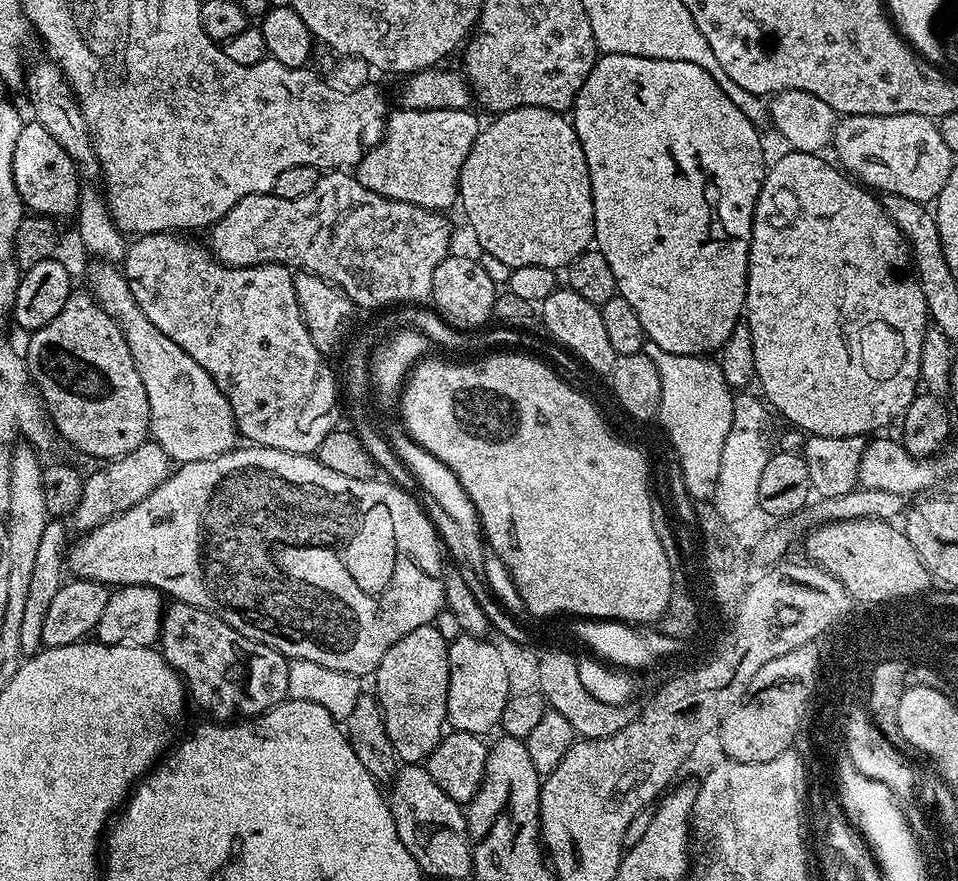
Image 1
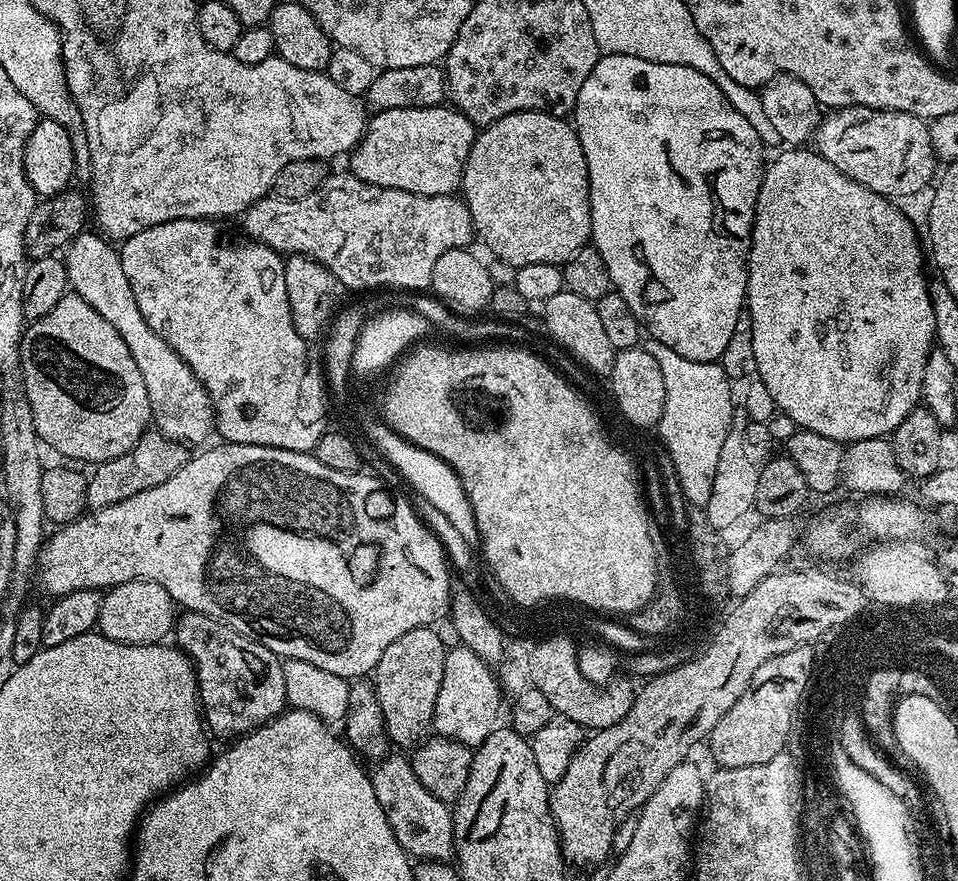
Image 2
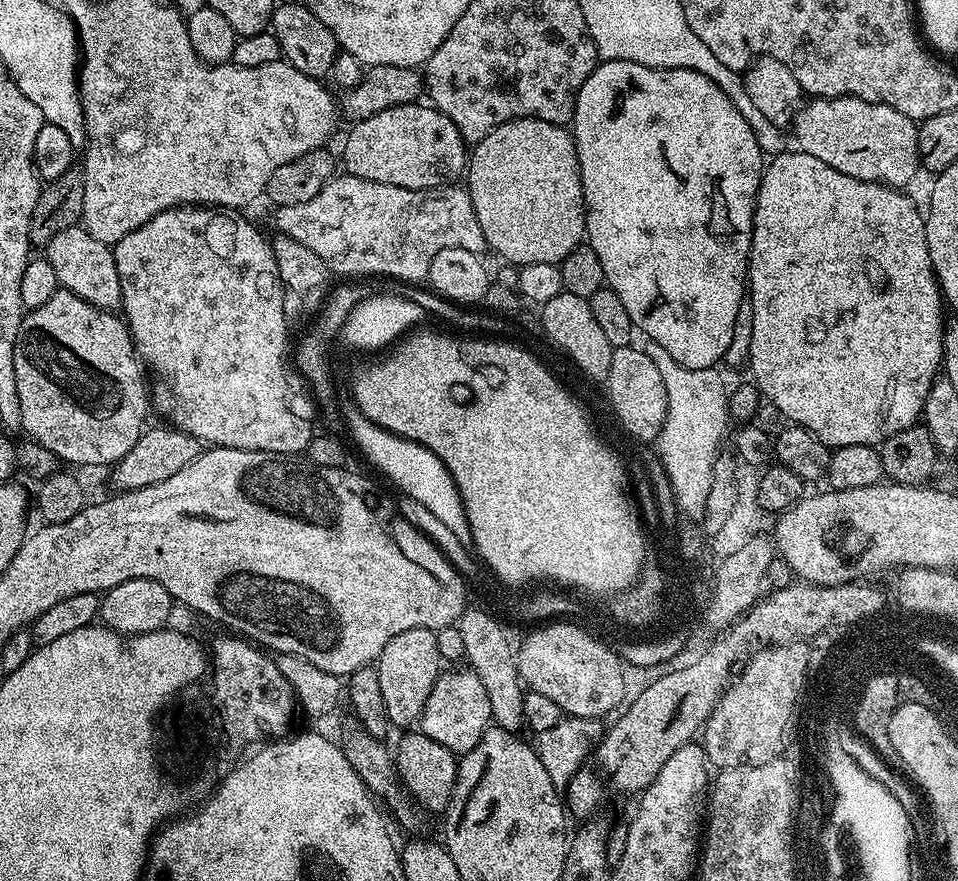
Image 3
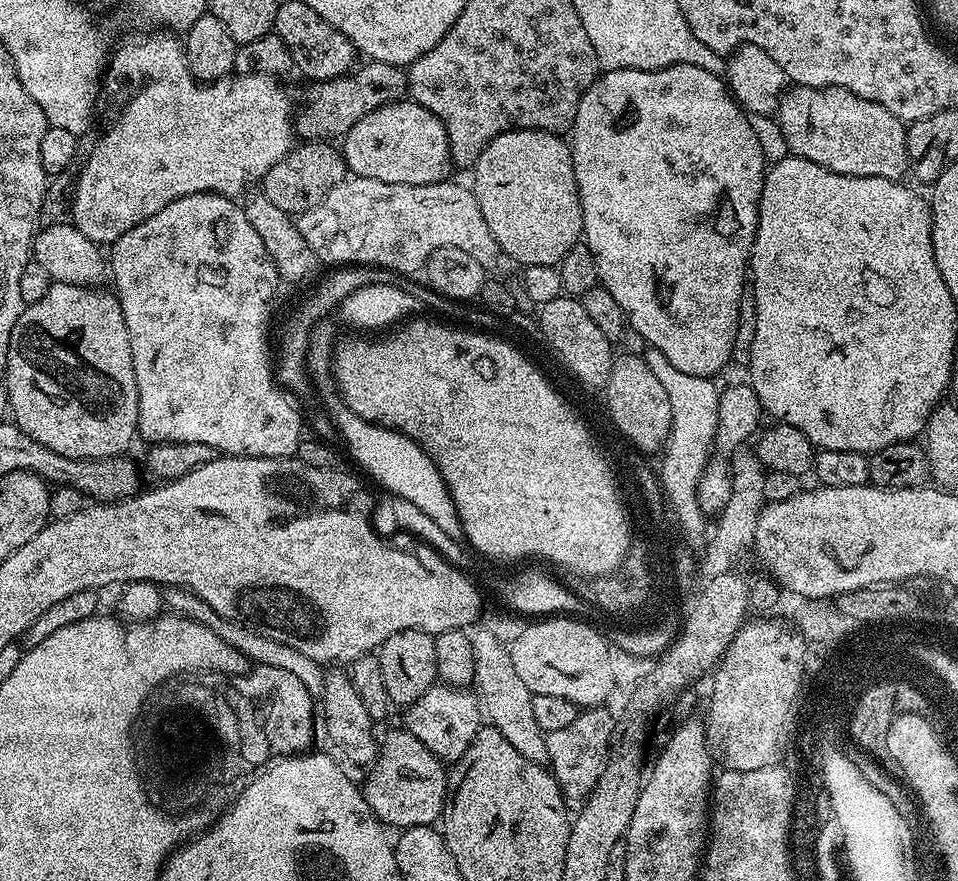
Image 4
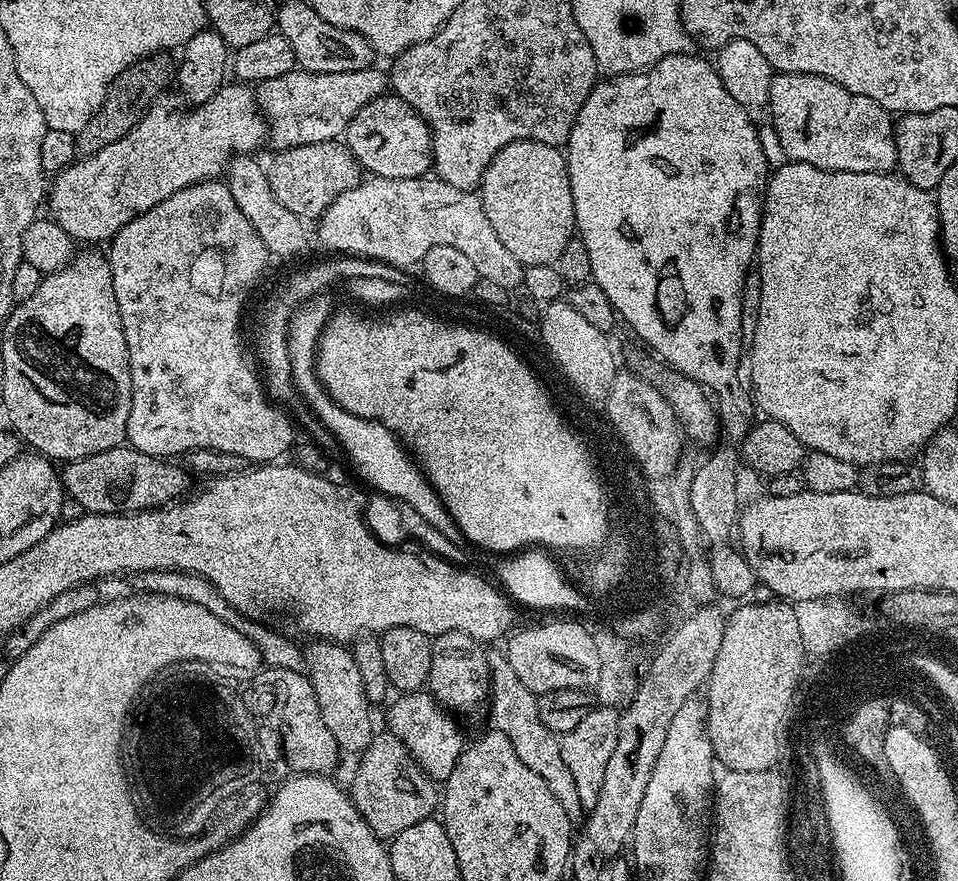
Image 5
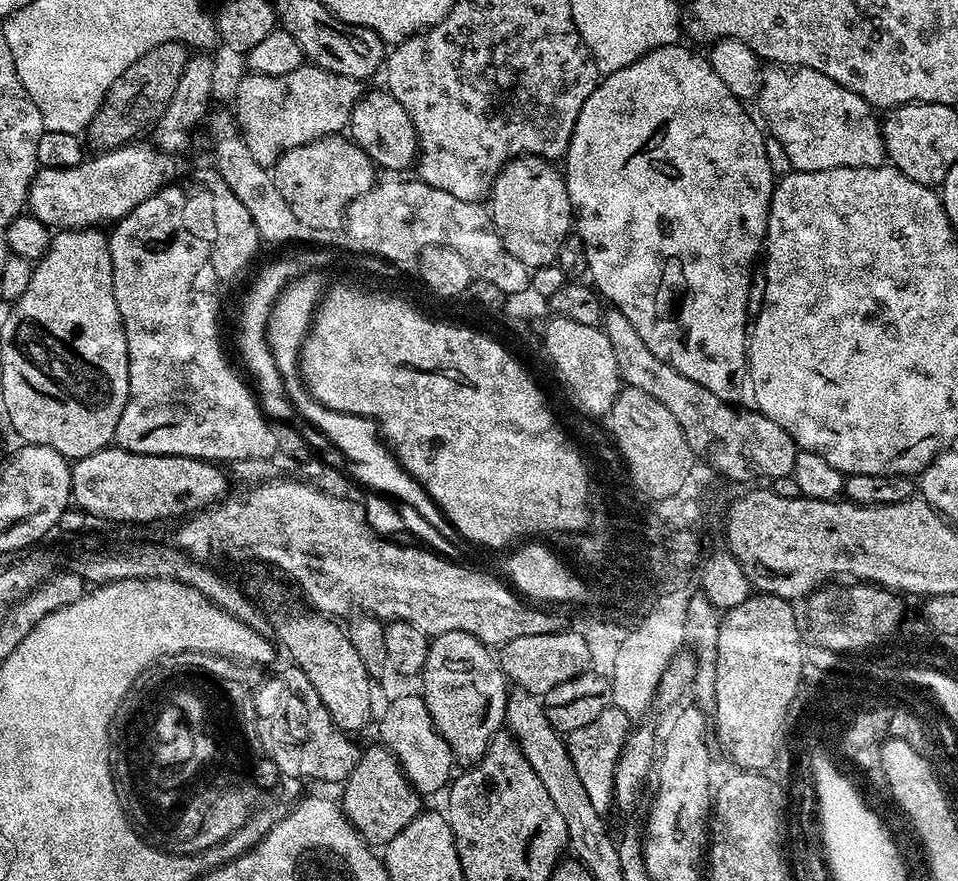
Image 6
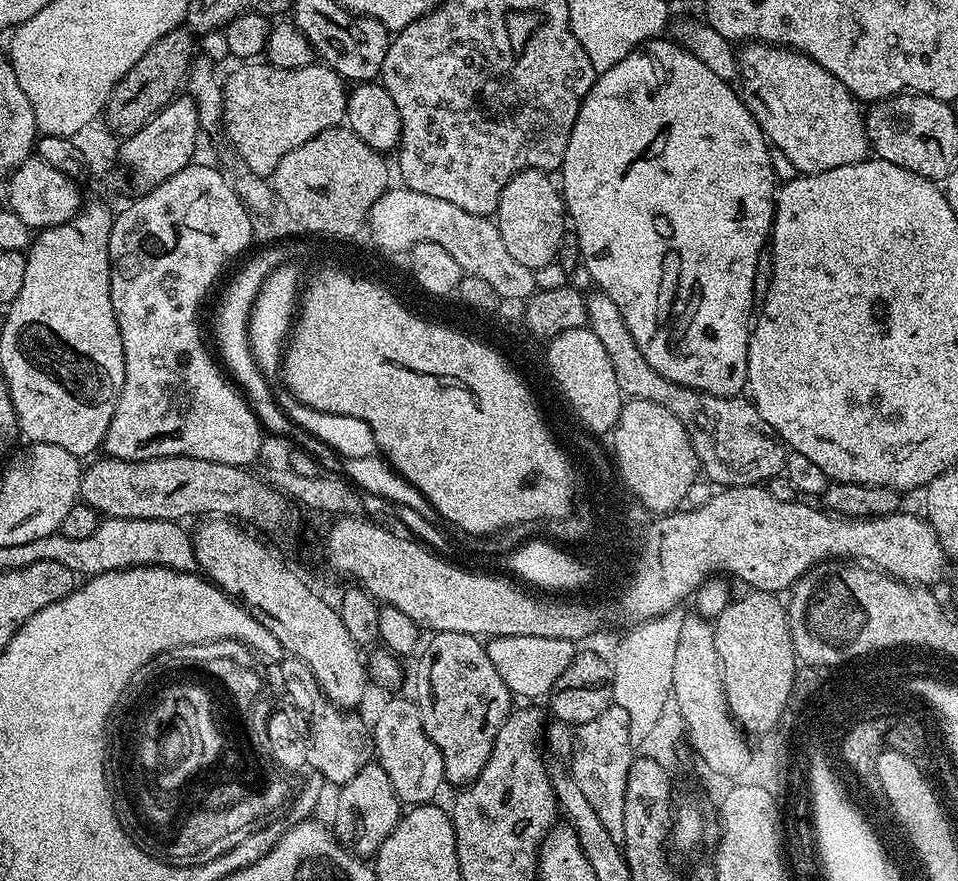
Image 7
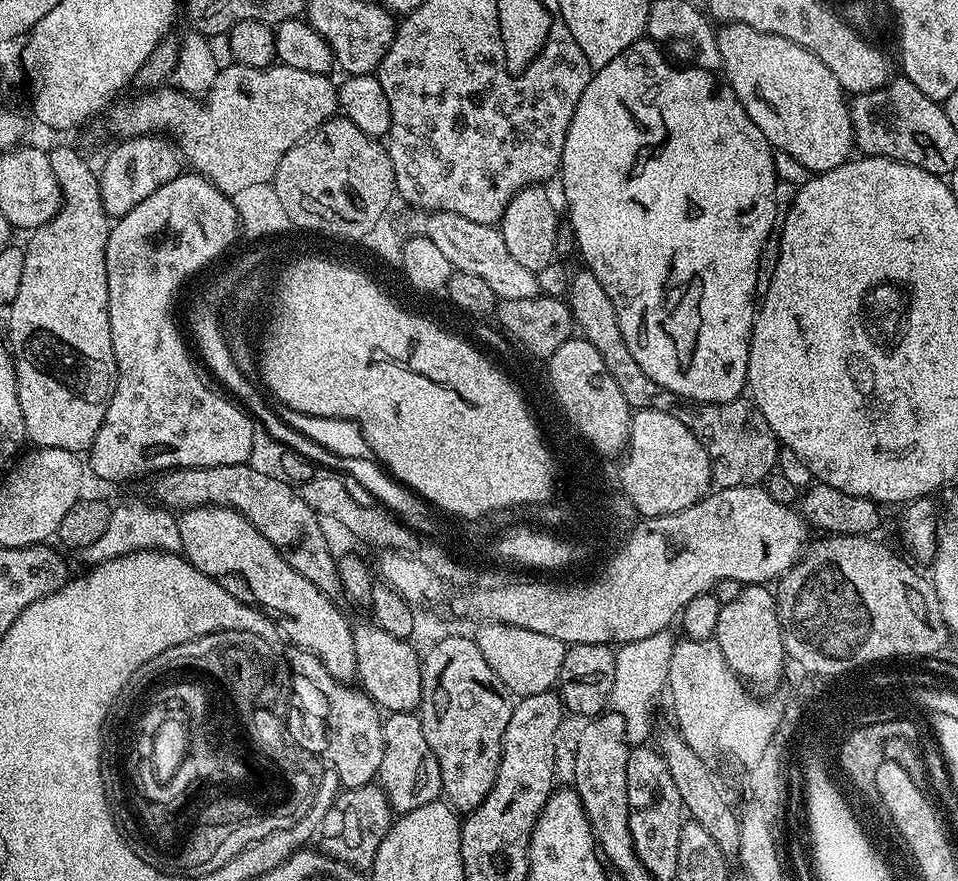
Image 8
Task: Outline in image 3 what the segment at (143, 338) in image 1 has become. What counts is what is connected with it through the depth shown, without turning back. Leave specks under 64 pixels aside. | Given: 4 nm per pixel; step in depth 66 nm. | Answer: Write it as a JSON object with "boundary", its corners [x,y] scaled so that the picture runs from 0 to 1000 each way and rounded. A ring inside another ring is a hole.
{"boundary":[[[86,257],[65,261],[48,279],[48,294],[56,302],[58,321],[68,331],[75,331],[81,338],[94,343],[100,350],[121,352],[126,348],[127,320],[123,316],[123,302],[114,278],[102,275]]]}

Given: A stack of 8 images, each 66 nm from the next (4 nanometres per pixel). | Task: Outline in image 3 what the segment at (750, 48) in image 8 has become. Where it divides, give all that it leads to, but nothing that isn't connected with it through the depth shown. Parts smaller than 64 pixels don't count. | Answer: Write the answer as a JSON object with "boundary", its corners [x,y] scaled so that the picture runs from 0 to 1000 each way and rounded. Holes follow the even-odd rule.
{"boundary":[[[890,109],[844,112],[825,142],[826,149],[831,149],[829,163],[834,171],[850,175],[862,188],[871,188],[871,193],[887,198],[887,202],[925,209],[936,216],[950,208],[956,191],[958,195],[961,190],[957,144],[957,137],[937,129],[929,120]]]}

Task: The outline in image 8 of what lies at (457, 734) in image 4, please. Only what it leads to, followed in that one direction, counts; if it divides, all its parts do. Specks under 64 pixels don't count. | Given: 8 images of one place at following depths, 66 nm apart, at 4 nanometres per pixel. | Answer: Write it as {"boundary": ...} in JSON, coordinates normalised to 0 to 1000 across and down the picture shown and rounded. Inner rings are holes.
{"boundary":[[[433,807],[406,808],[400,814],[400,818],[401,855],[395,889],[403,901],[410,923],[436,919],[436,915],[445,915],[460,907],[457,860],[453,860],[453,851],[449,851],[445,838],[441,838],[437,812]]]}

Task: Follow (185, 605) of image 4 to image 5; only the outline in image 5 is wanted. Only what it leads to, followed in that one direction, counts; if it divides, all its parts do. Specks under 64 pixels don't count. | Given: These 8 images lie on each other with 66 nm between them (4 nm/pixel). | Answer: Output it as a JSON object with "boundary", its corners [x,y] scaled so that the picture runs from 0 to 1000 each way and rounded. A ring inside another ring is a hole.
{"boundary":[[[169,647],[168,649],[148,649],[141,655],[142,663],[147,673],[165,672],[170,677],[177,679],[190,679],[198,683],[207,683],[207,688],[211,688],[214,692],[219,692],[219,697],[223,697],[223,701],[232,701],[232,706],[236,706],[236,711],[248,715],[248,720],[253,720],[256,724],[261,724],[261,729],[265,729],[265,733],[269,738],[272,750],[281,758],[293,758],[299,762],[317,763],[317,741],[314,732],[304,722],[295,722],[293,717],[286,713],[280,713],[277,708],[270,708],[268,704],[263,704],[259,699],[254,699],[248,692],[244,692],[244,688],[240,688],[240,683],[236,683],[236,679],[232,679],[232,674],[228,674],[228,670],[219,661],[215,661],[215,656],[211,656],[201,649],[188,649],[187,647]]]}

